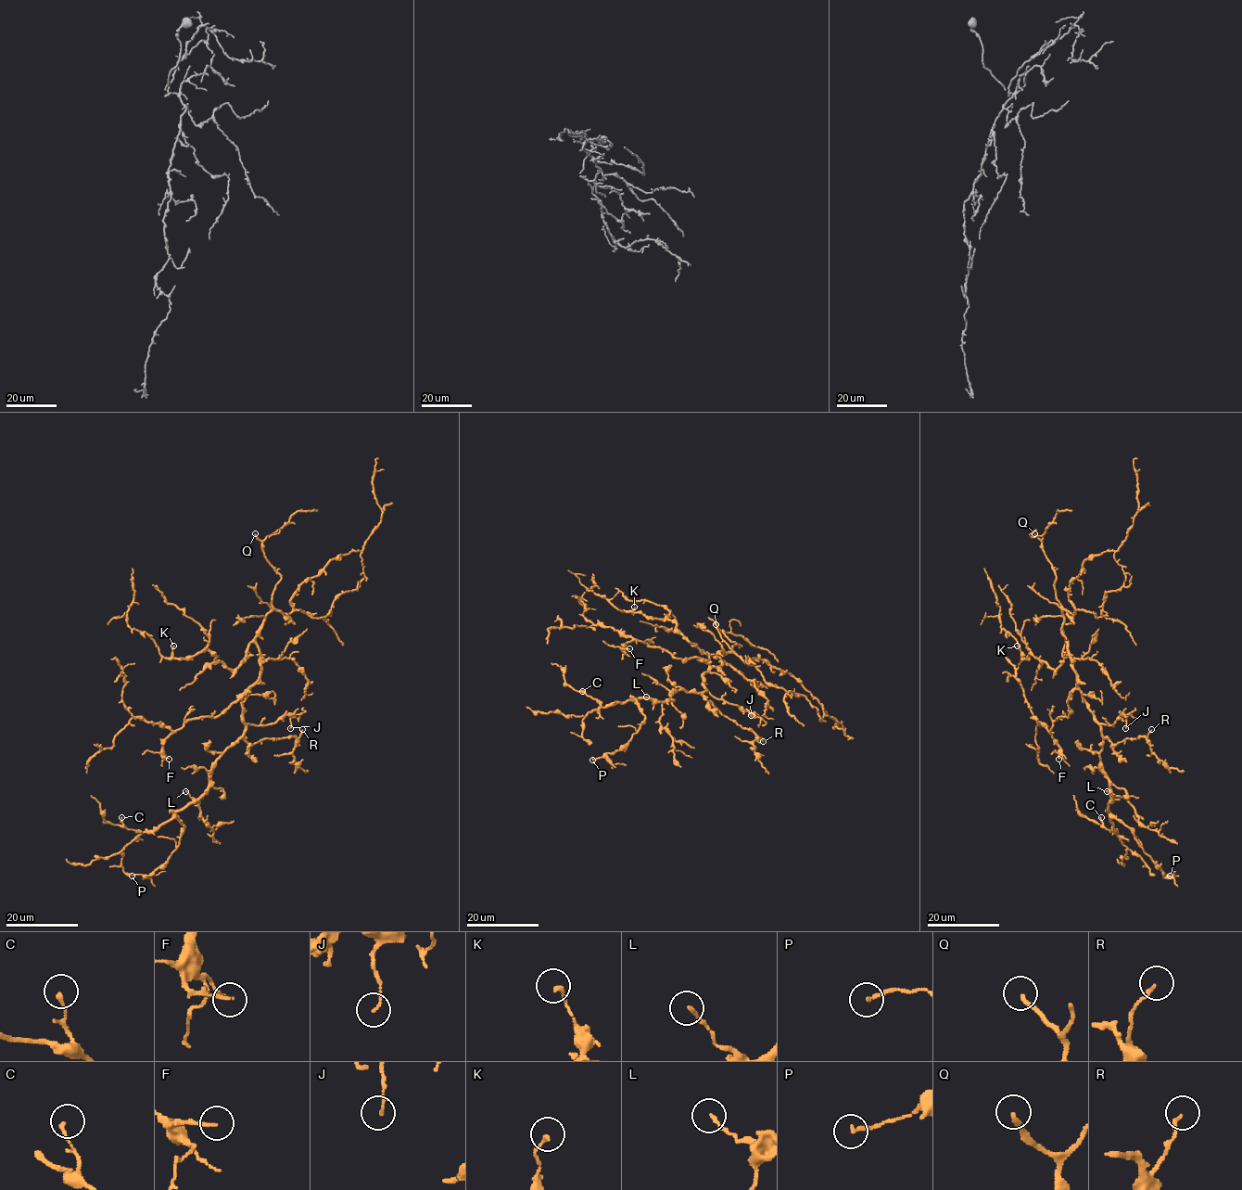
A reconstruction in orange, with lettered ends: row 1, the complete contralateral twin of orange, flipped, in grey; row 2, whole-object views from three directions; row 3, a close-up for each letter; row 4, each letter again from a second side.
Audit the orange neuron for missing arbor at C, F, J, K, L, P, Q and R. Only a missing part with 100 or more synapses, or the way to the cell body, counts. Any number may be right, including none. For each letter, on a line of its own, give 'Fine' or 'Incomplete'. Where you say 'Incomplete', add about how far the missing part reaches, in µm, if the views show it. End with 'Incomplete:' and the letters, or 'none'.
C: Fine
F: Fine
J: Fine
K: Fine
L: Fine
P: Fine
Q: Incomplete. Missing length about 110 µm
R: Fine
Incomplete: Q

